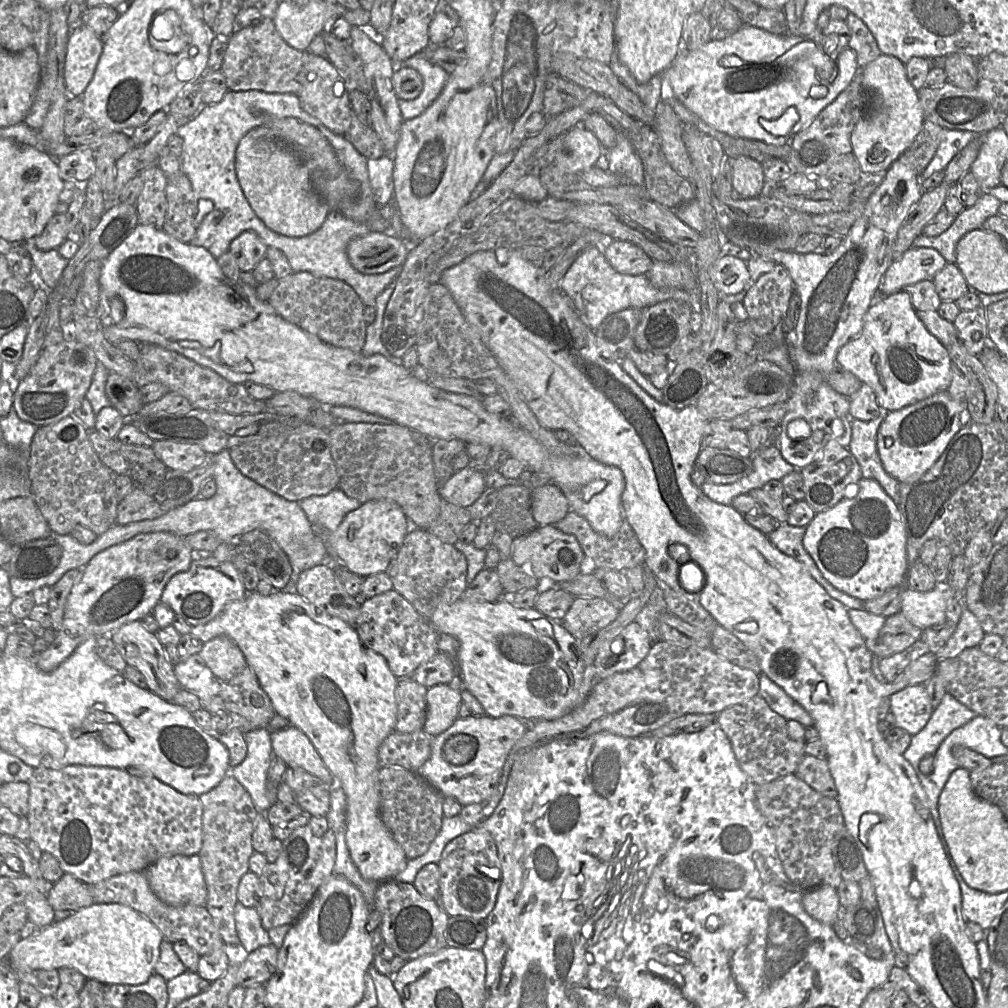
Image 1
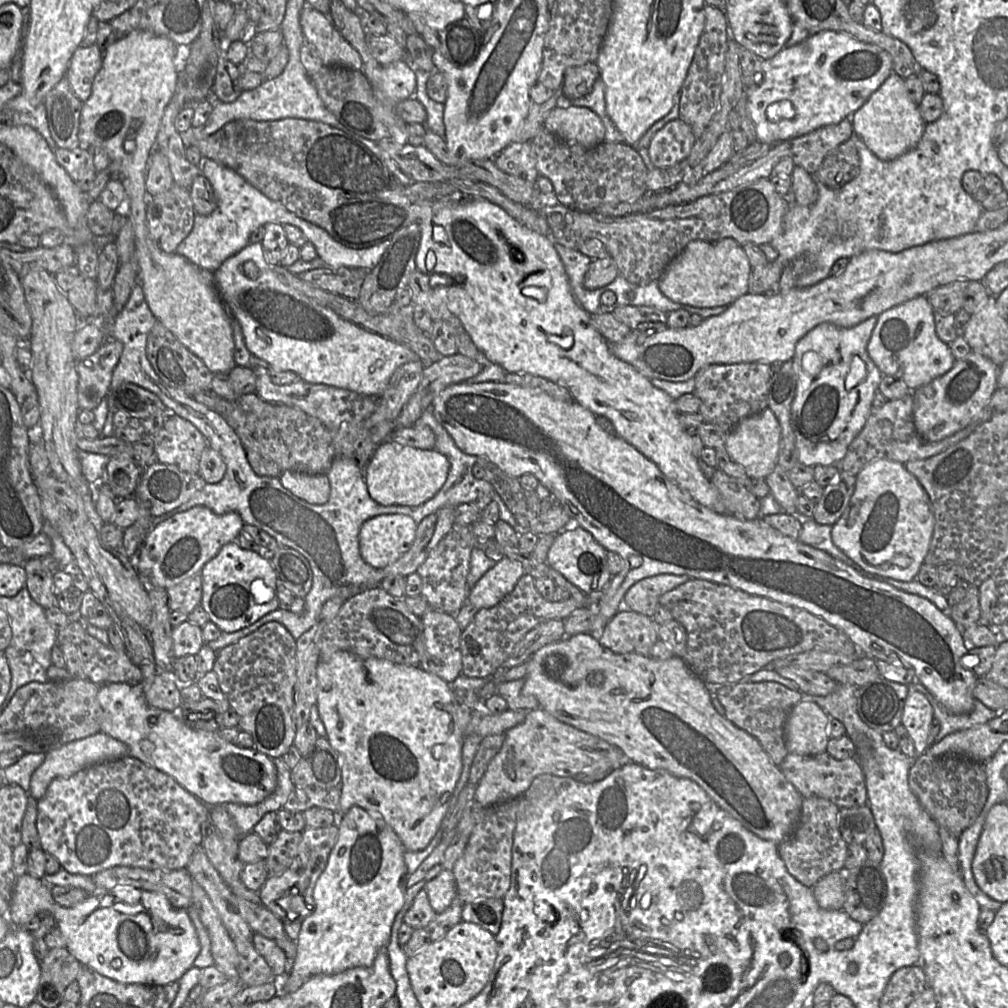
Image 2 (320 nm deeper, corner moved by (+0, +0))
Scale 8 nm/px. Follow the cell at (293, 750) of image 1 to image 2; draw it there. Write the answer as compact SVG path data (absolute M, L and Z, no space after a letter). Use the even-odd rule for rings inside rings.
M358 806L351 807L340 817L337 826L337 842L313 891L315 910L301 922L291 972L276 975L276 996L296 992L315 975L332 975L350 968L372 966L379 950L388 946L394 919L403 907L406 882L410 875L404 861L406 850L392 828L381 817ZM311 926L314 926L314 931L310 930Z

